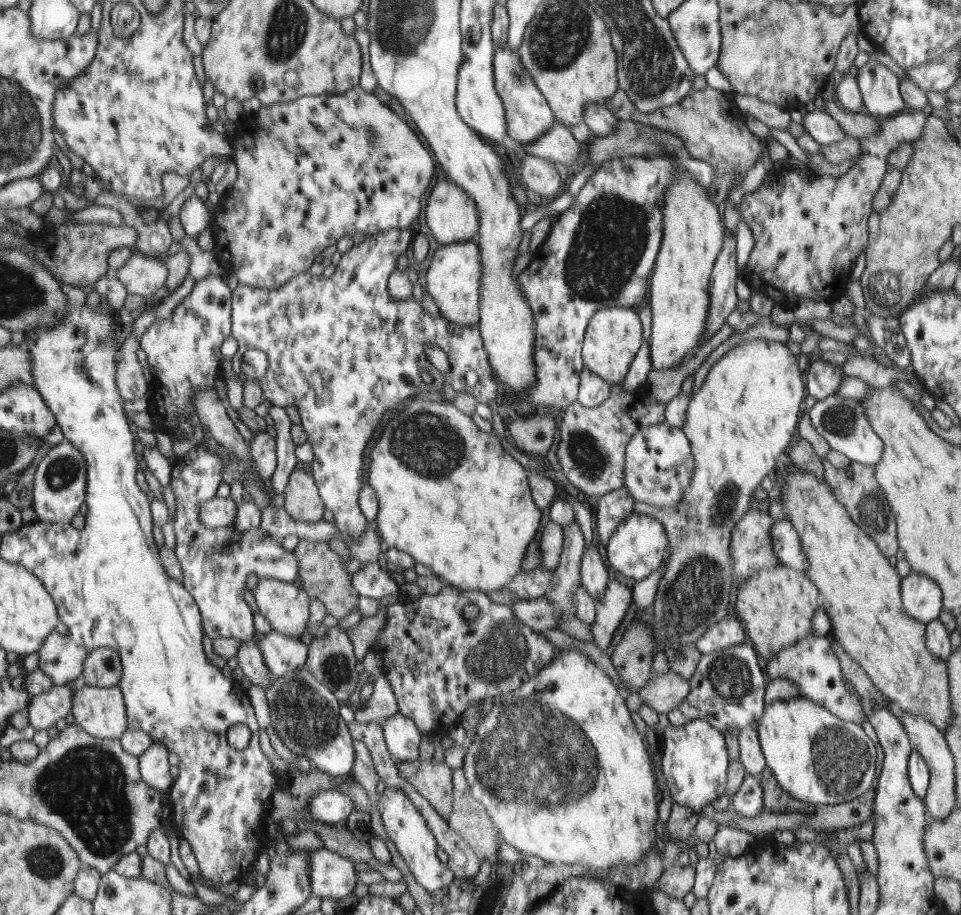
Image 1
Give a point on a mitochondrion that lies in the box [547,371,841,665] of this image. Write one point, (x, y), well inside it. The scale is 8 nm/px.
(696, 593)

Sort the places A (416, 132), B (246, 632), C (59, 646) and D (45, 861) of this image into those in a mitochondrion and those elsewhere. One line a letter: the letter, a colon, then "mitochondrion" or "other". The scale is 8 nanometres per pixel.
A: other
B: other
C: other
D: mitochondrion

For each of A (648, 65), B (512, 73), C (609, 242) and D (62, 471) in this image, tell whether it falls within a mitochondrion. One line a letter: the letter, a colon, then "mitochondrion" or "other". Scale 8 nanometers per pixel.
A: mitochondrion
B: mitochondrion
C: mitochondrion
D: mitochondrion

